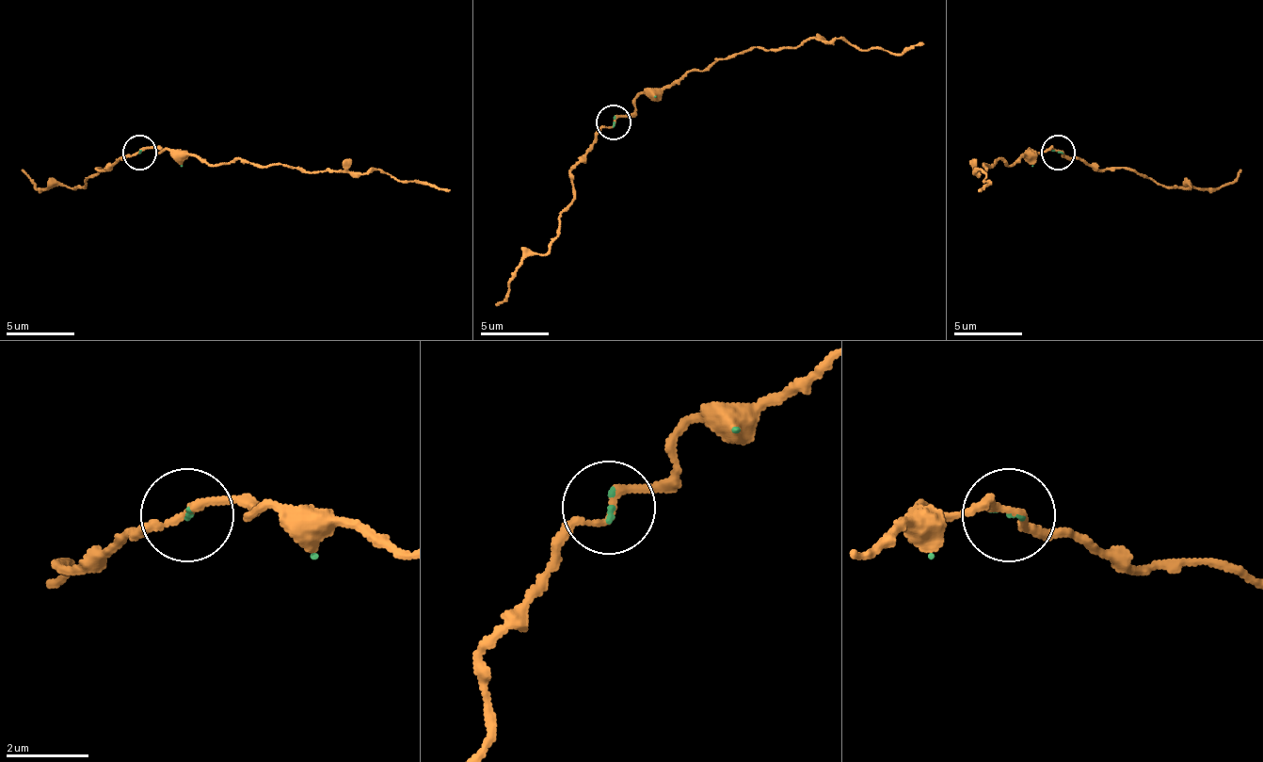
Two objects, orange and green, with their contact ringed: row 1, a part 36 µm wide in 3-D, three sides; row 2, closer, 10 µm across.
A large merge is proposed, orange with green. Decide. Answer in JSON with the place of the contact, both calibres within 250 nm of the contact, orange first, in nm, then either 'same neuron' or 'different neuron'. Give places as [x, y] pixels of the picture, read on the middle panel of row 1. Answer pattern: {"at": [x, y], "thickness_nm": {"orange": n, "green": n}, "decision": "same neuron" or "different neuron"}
{"at": [613, 122], "thickness_nm": {"orange": 180, "green": 70}, "decision": "same neuron"}

